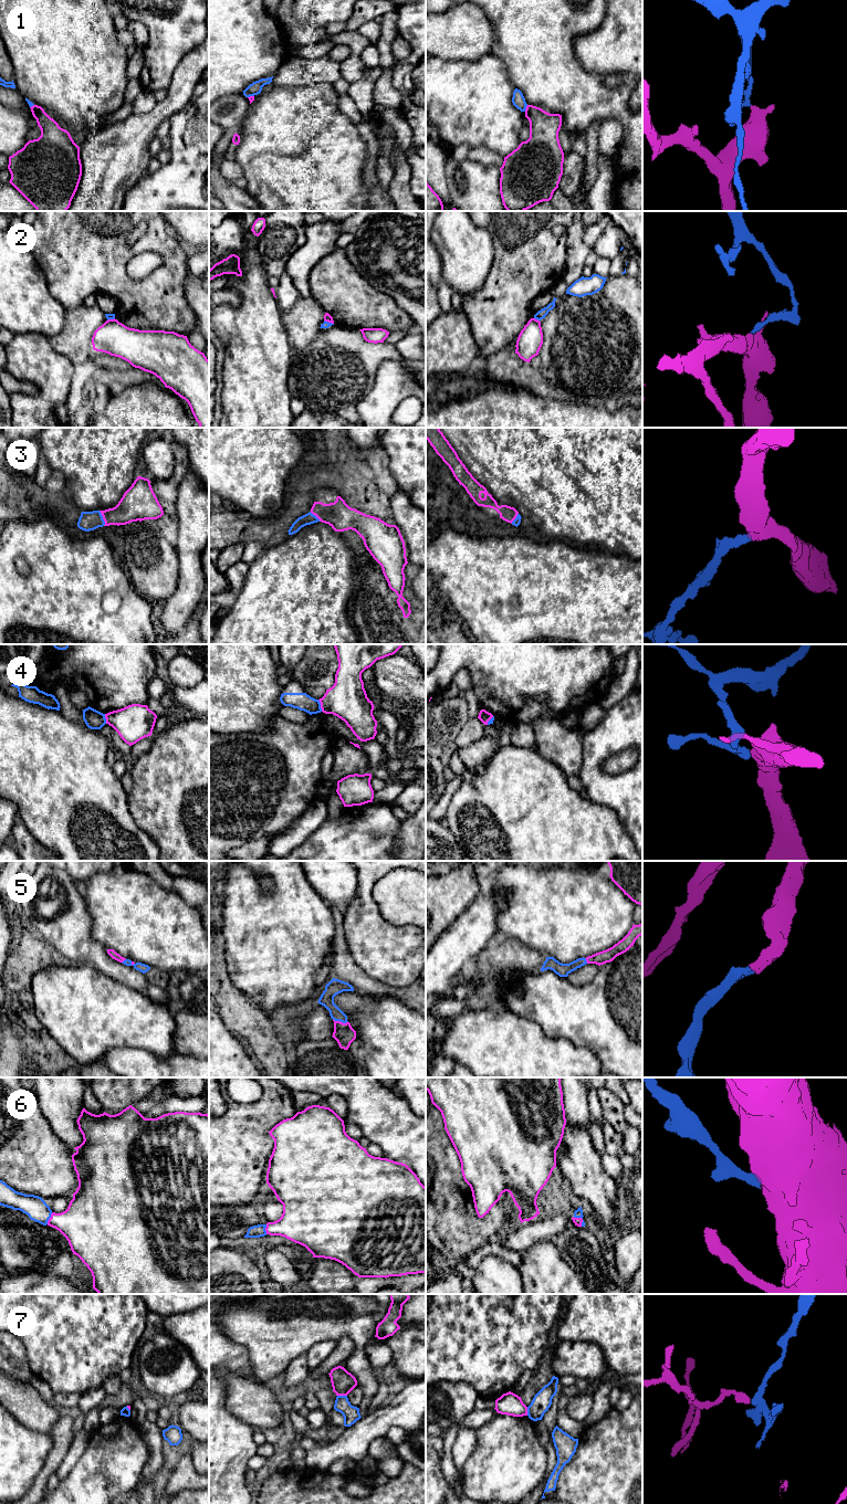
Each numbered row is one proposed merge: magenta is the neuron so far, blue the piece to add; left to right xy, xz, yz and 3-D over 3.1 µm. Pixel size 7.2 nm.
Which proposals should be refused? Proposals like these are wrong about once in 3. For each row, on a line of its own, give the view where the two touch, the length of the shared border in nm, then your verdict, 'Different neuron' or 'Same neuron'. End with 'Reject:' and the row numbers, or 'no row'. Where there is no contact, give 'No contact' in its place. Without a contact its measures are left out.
1: Touches magenta in yz. Shared border 50 nm. Different neuron
2: Touches magenta in yz. Shared border 50 nm. Different neuron
3: Touches magenta in xy. Shared border 120 nm. Same neuron
4: Touches magenta in xz. Shared border 90 nm. Different neuron
5: Touches magenta in xz. Shared border 110 nm. Same neuron
6: Touches magenta in yz. Shared border 100 nm. Same neuron
7: Touches magenta in xz. Shared border 70 nm. Different neuron
Reject: 1, 2, 4, 7

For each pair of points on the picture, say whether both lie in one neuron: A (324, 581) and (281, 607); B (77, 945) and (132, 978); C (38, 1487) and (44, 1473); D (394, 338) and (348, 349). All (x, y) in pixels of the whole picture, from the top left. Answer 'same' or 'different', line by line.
A: same
B: same
C: same
D: different

